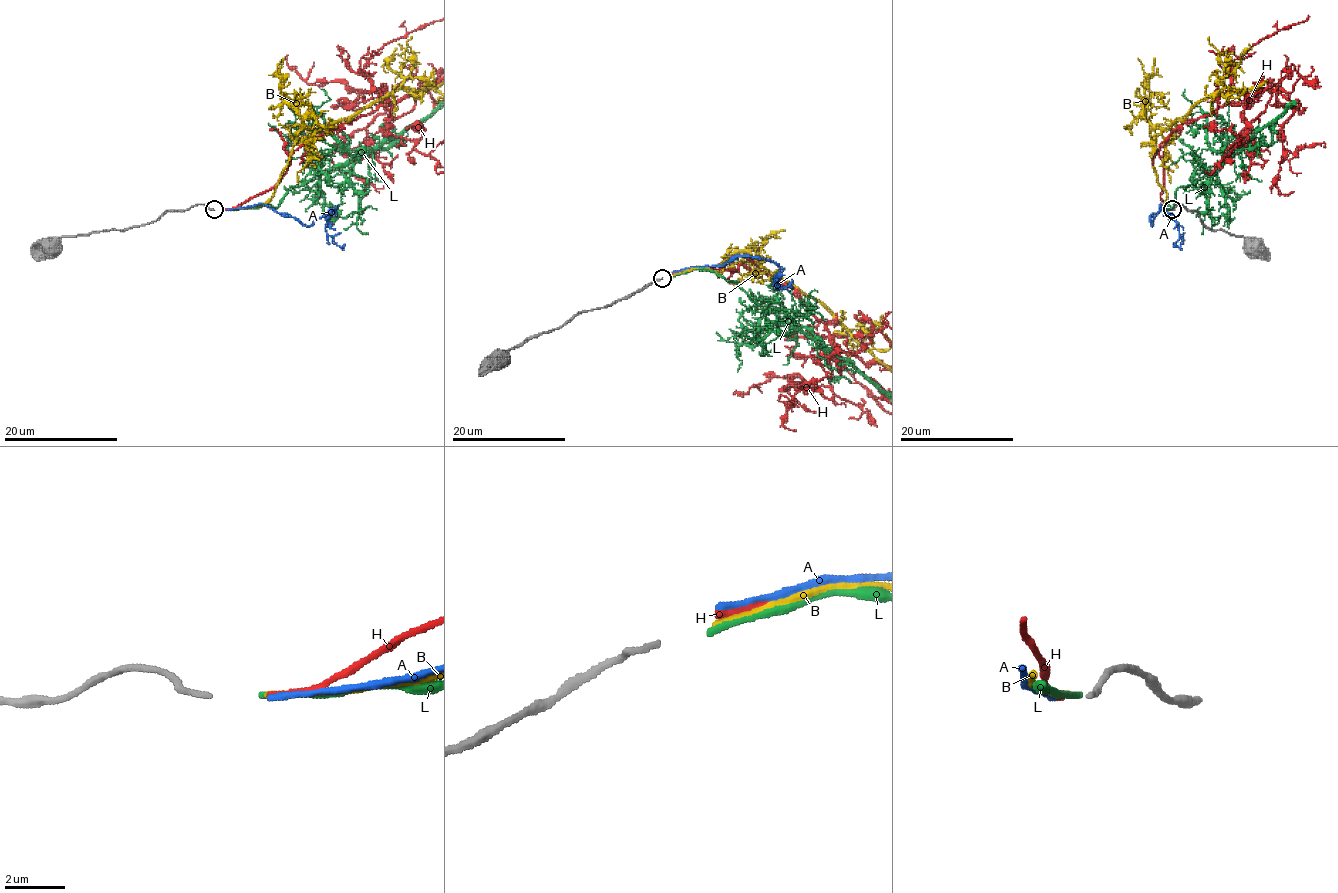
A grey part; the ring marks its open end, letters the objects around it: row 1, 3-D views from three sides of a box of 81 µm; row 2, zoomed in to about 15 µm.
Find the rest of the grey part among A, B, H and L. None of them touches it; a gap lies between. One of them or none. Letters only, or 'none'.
H

